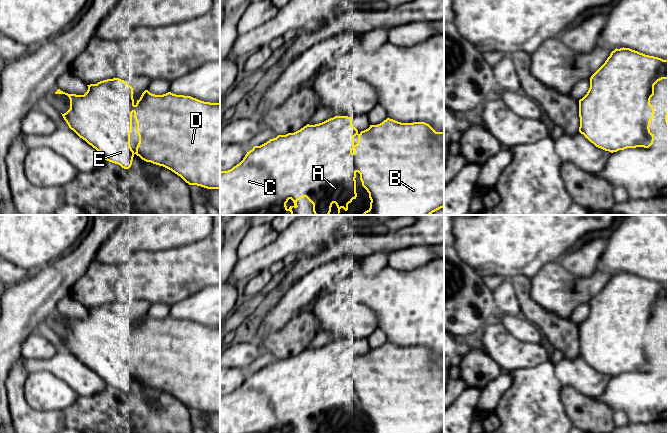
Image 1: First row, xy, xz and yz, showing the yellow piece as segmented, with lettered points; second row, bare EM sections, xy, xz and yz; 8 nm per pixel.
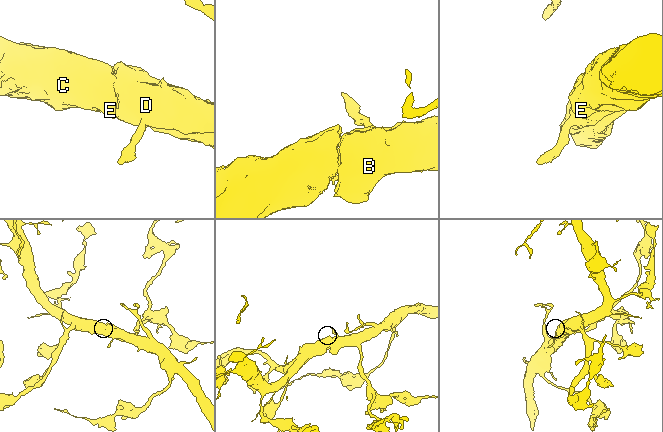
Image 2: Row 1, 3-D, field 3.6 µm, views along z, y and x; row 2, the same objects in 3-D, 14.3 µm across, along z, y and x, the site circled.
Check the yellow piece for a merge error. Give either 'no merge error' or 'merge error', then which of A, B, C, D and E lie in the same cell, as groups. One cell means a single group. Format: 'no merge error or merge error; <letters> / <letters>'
no merge error; A B C D E

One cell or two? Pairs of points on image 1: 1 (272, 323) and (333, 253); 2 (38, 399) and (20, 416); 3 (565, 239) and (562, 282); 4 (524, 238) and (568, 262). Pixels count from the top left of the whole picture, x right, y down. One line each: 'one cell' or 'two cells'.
1: two cells
2: two cells
3: two cells
4: two cells

